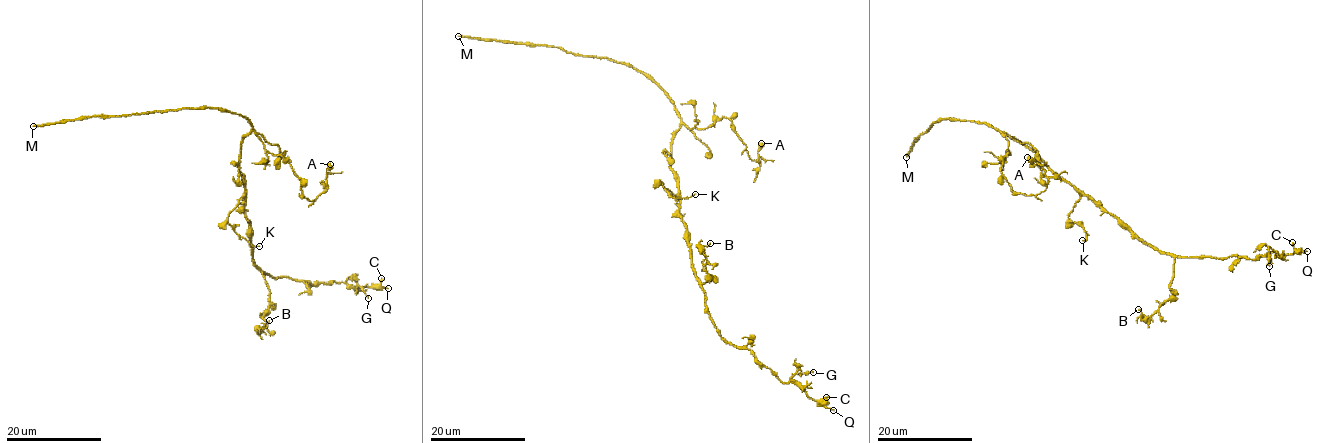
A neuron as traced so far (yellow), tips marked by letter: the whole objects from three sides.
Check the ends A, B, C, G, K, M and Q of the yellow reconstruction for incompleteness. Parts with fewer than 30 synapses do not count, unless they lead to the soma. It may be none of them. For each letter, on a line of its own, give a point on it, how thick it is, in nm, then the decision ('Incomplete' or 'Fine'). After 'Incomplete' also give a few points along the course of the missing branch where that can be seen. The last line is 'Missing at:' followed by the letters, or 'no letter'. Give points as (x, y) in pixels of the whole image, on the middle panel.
A: Place: (761, 143). Thickness 700 nm. Fine
B: Place: (710, 243). Thickness 110 nm. Fine
C: Place: (826, 397). Thickness 240 nm. Fine
G: Place: (813, 372). Thickness 150 nm. Fine
K: Place: (695, 194). Thickness 90 nm. Fine
M: Place: (458, 36). Thickness 220 nm. Incomplete
Q: Place: (833, 410). Thickness 130 nm. Fine
Missing at: M

